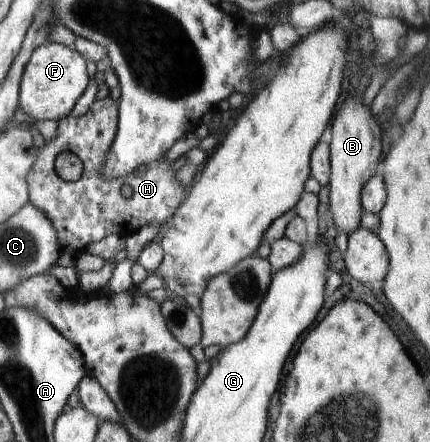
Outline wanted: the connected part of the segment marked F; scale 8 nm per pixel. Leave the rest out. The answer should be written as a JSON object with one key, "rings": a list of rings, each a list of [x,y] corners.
{"rings":[[[48,41],[32,53],[24,69],[20,85],[20,107],[33,122],[42,119],[60,121],[70,116],[89,81],[86,59],[76,49],[68,49],[58,41]]]}

